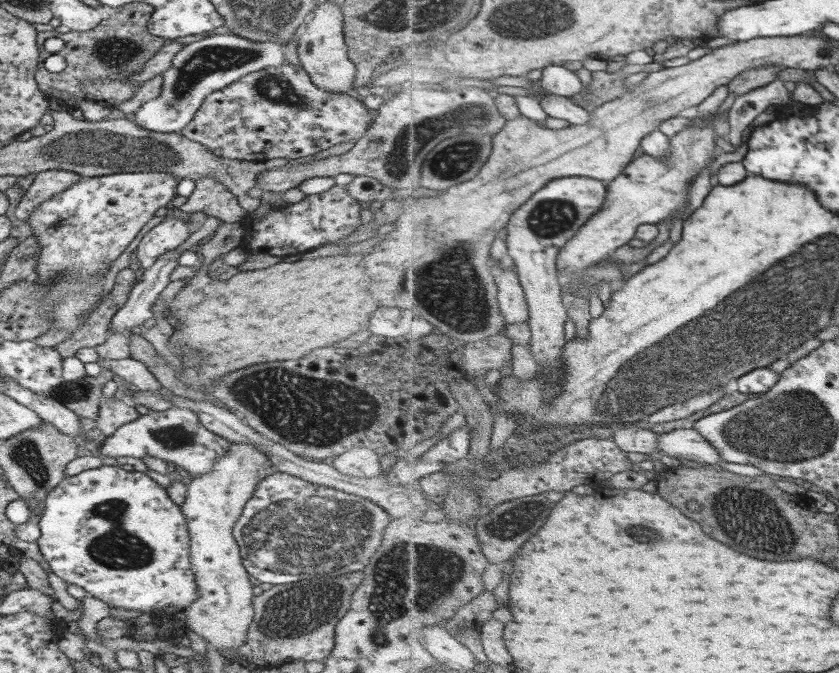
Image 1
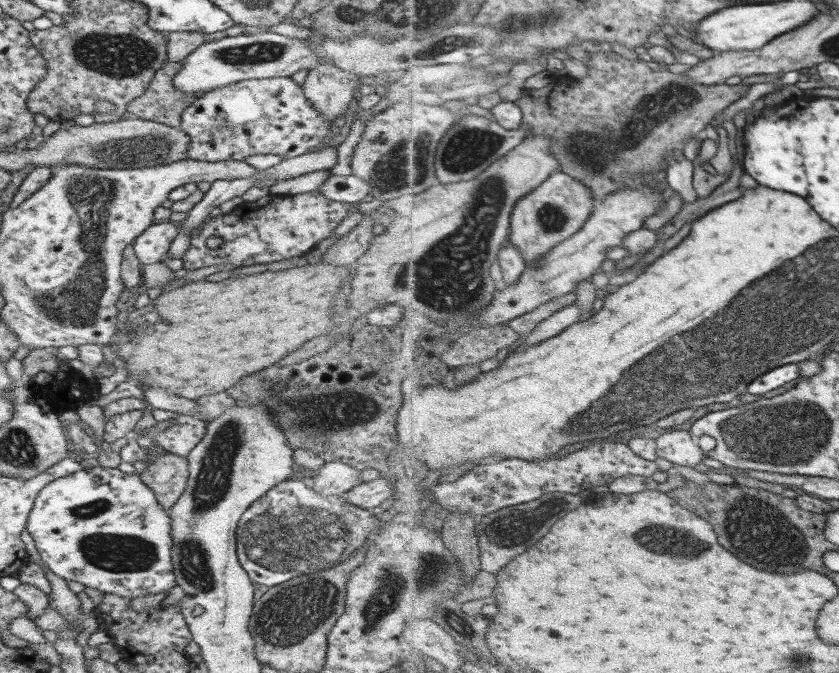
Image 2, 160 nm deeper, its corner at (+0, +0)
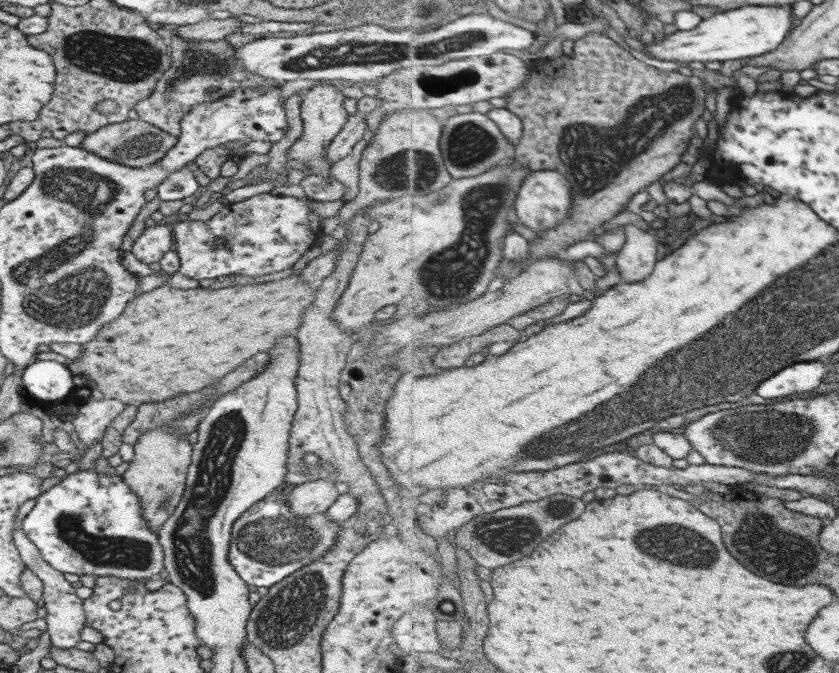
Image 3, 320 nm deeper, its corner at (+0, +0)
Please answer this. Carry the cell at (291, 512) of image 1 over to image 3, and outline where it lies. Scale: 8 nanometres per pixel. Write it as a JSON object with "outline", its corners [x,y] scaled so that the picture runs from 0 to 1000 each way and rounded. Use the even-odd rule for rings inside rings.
{"outline":[[[343,731],[317,737],[278,777],[272,835],[300,875],[308,871],[323,872],[361,841],[372,838],[399,810],[408,776],[392,773],[389,762],[358,771],[348,764],[348,755],[343,752]]]}

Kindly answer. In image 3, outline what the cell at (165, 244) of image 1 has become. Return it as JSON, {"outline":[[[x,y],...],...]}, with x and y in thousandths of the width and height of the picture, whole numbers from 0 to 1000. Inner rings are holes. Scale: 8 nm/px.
{"outline":[[[186,334],[180,339],[174,337],[156,374],[167,389],[178,394],[190,389],[195,377],[207,368],[207,363],[205,334]]]}

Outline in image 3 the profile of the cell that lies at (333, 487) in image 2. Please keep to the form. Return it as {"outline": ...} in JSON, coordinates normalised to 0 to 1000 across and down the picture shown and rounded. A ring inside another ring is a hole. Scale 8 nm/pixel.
{"outline":[[[393,707],[374,712],[358,721],[352,721],[343,734],[343,752],[348,764],[358,771],[375,767],[391,758],[391,753],[403,741],[405,734],[400,730]]]}

